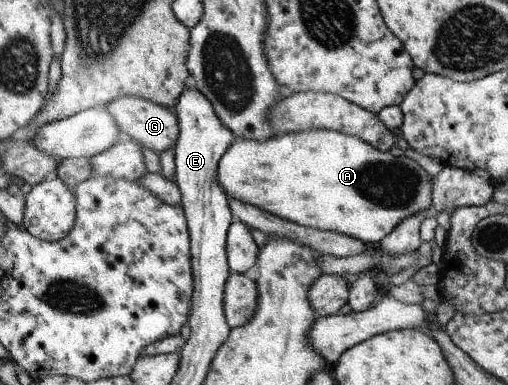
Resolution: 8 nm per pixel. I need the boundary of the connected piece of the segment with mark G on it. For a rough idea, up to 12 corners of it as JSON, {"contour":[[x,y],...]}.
{"contour":[[135,95],[105,104],[123,138],[158,154],[178,133],[173,108]]}

